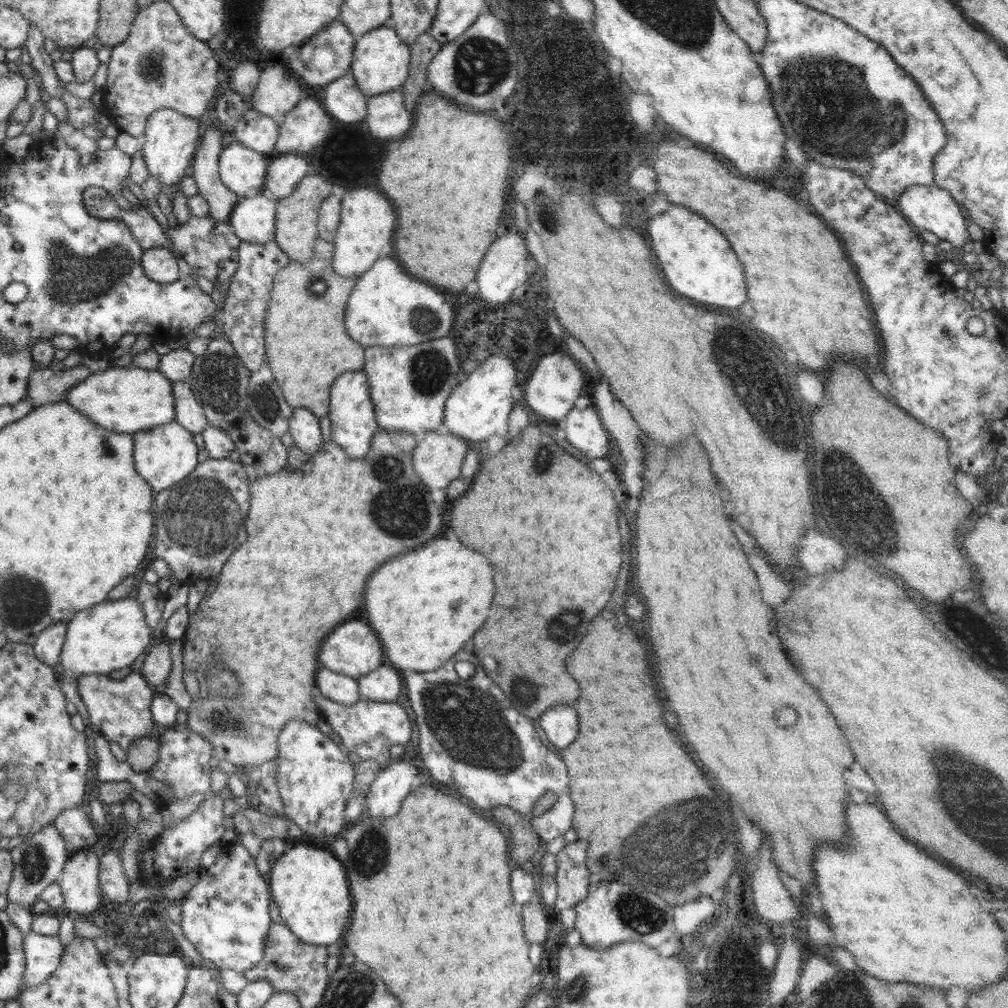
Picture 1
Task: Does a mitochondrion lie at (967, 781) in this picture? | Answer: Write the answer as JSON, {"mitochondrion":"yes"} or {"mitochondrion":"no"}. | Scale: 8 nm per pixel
{"mitochondrion":"yes"}

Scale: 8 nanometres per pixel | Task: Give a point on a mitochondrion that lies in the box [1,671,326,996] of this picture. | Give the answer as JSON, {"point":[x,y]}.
{"point":[33,861]}

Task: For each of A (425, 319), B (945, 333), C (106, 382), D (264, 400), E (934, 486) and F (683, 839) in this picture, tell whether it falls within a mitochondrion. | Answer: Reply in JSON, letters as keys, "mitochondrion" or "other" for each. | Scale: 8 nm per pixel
{"A":"mitochondrion","B":"mitochondrion","C":"other","D":"mitochondrion","E":"other","F":"mitochondrion"}

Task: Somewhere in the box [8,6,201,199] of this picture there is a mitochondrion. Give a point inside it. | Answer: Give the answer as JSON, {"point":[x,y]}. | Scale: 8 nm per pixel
{"point":[151,68]}

